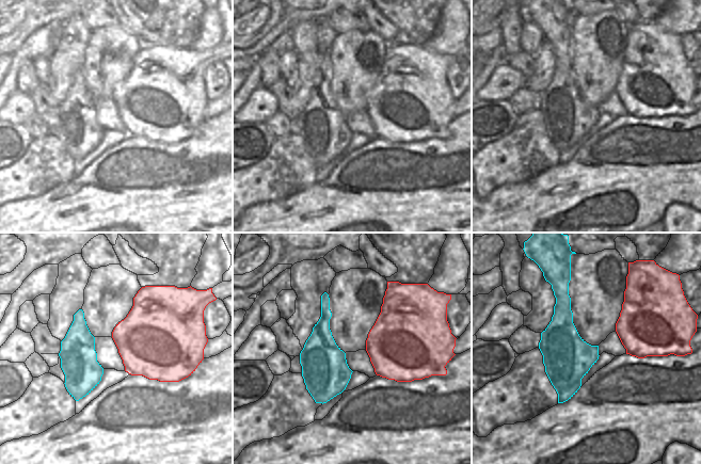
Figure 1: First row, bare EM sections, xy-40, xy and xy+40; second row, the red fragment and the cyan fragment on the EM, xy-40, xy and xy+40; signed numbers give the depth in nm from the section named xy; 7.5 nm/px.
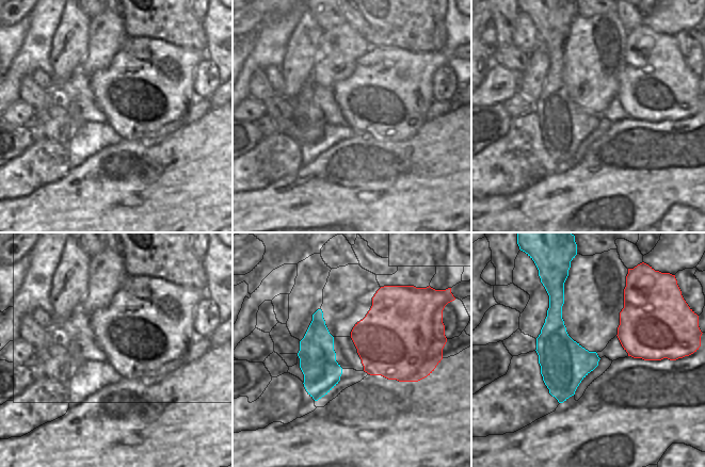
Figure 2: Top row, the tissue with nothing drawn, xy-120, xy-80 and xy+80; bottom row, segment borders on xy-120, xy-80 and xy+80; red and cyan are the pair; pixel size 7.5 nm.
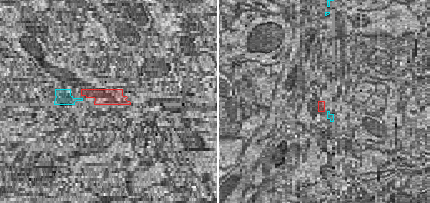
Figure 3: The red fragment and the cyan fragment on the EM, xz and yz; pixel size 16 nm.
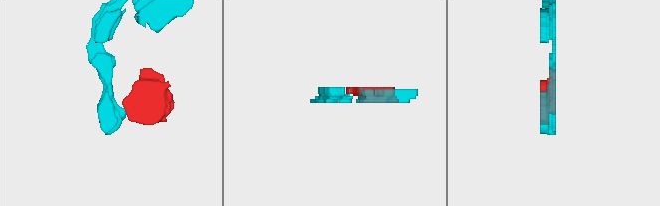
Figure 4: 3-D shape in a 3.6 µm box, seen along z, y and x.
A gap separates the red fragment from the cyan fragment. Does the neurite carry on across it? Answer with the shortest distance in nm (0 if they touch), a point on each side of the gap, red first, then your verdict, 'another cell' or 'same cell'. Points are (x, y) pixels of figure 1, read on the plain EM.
140 nm | xy-40 (112, 98), (94, 98) | another cell

